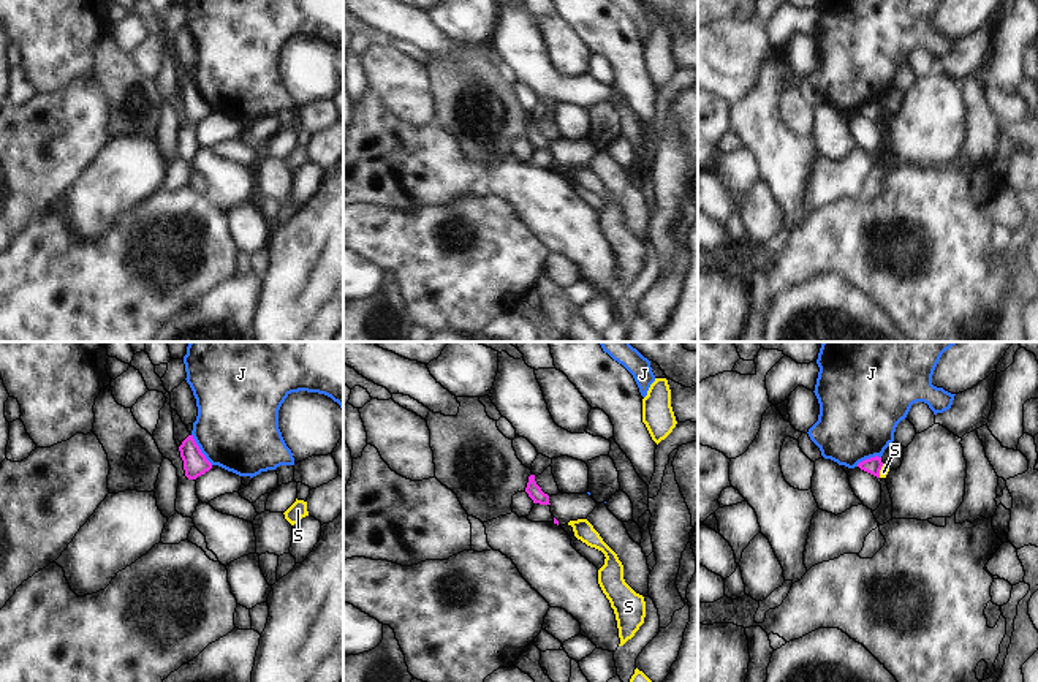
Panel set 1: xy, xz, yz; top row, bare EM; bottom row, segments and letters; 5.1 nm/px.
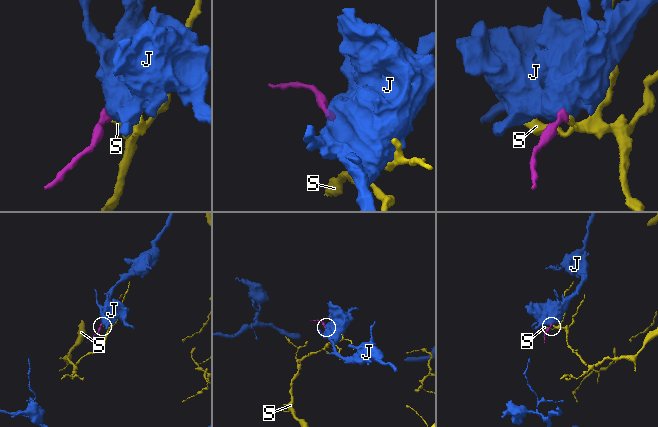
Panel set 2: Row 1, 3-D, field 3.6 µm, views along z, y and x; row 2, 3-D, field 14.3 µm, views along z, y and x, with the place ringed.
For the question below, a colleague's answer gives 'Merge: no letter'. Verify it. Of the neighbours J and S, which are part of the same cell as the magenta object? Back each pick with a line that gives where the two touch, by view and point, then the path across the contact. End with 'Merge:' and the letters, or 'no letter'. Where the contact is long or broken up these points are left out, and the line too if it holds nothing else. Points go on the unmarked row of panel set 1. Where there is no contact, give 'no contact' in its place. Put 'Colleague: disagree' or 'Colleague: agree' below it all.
Merge: no letter
Colleague: agree

